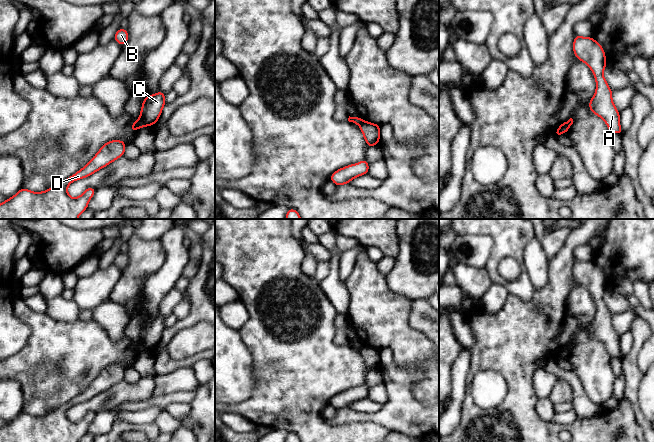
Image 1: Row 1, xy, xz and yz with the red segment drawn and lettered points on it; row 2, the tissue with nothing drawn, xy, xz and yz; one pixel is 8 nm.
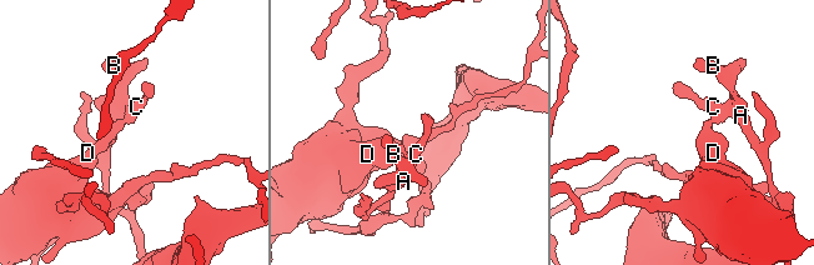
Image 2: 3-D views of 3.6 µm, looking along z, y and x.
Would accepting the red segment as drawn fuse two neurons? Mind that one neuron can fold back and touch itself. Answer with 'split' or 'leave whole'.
split

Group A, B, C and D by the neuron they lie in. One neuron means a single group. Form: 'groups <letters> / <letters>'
groups A B C / D

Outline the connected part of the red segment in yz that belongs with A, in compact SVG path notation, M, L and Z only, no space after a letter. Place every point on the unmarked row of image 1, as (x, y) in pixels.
M575 259L573 277L578 284L590 291L595 301L596 314L589 325L590 335L604 344L611 357L622 359L619 345L620 336L613 327L612 314L603 299L607 289L603 271L593 261Z

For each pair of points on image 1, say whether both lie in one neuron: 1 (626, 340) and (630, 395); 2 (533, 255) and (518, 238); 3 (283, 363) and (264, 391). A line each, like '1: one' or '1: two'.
1: two
2: two
3: one

